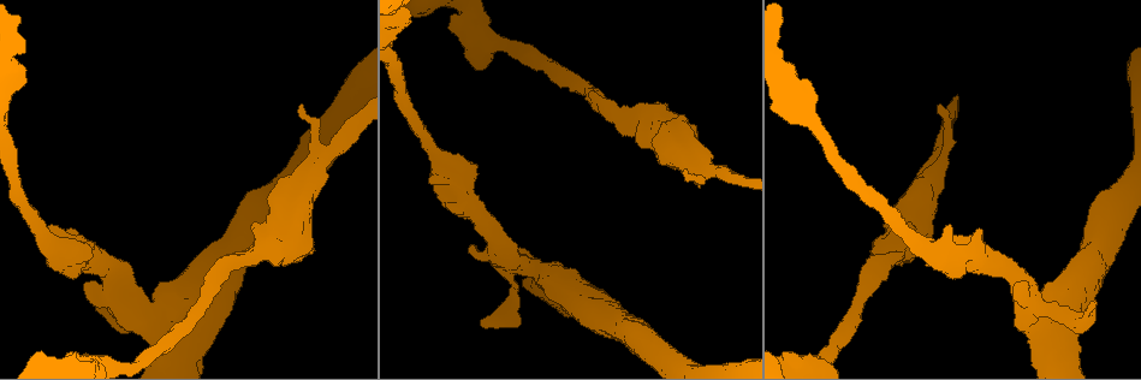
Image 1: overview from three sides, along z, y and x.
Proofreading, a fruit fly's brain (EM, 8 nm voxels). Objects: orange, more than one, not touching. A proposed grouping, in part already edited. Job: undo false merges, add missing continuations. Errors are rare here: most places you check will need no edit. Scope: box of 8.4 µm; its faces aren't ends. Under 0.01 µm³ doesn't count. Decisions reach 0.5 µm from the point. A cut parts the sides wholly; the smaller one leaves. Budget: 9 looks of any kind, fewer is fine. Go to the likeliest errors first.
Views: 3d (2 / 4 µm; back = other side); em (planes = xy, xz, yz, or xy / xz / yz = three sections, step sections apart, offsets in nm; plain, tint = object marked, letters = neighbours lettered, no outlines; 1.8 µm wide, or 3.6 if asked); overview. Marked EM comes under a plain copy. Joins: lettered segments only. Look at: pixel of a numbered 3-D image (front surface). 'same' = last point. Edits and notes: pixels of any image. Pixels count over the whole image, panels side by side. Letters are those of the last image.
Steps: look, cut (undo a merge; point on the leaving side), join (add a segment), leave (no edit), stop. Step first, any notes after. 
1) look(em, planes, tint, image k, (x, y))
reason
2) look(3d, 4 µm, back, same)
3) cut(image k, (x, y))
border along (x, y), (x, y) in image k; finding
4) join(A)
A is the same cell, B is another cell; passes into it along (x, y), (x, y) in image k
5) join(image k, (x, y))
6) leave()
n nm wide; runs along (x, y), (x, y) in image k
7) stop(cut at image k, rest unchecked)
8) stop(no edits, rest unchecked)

look(em, planes, letters, image 1, (941, 105))
branch stops here

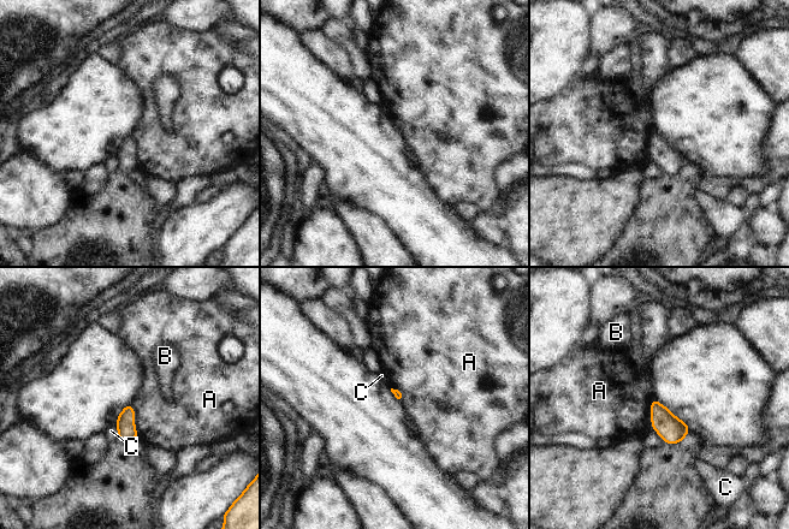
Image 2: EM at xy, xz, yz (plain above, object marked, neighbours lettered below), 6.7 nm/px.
leave()
A, B and C are other cells; border along (130, 403), (138, 438) in image 2; no lettered segment goes on from it

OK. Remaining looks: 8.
look(em, planes, letters, image 1, (487, 326))
an open end

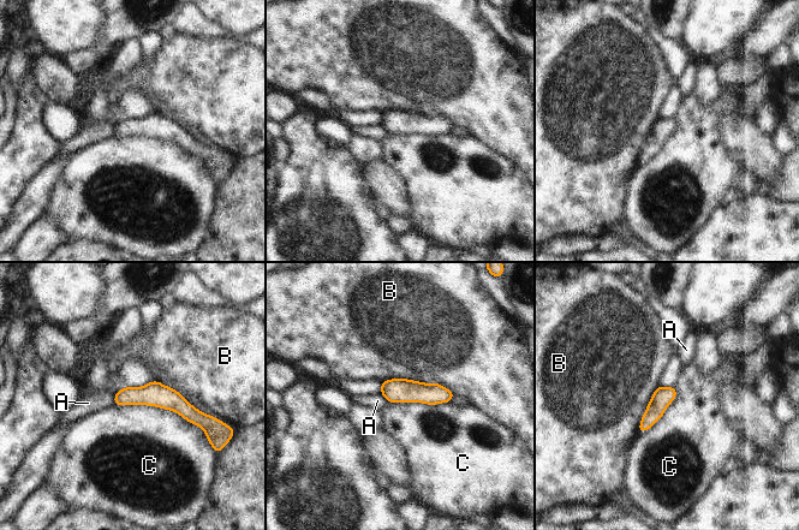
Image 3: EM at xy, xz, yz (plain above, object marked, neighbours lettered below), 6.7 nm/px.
leave()
140 nm wide; C touches over 650 nm; A, B and C are other cells; no lettered segment goes on from it

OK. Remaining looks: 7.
look(em, xy, step 16, letters, image 1, (979, 228))
thick end

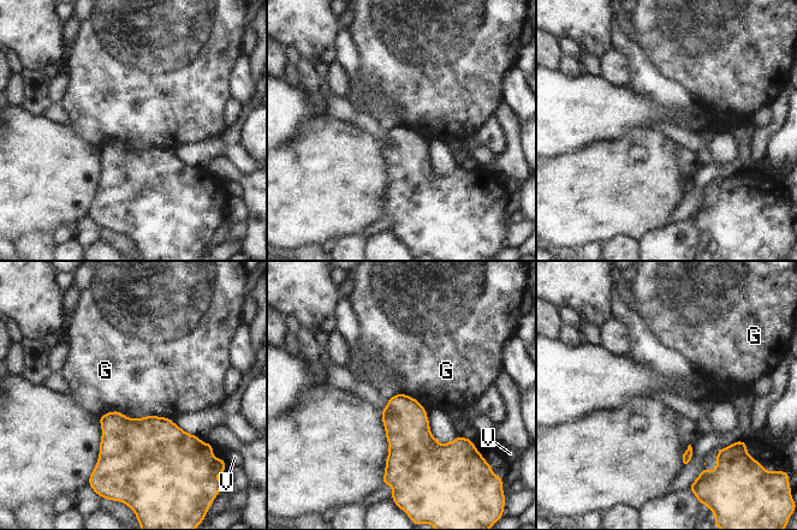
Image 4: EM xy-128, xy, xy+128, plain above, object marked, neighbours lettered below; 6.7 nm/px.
look(em, planes, letters, same)

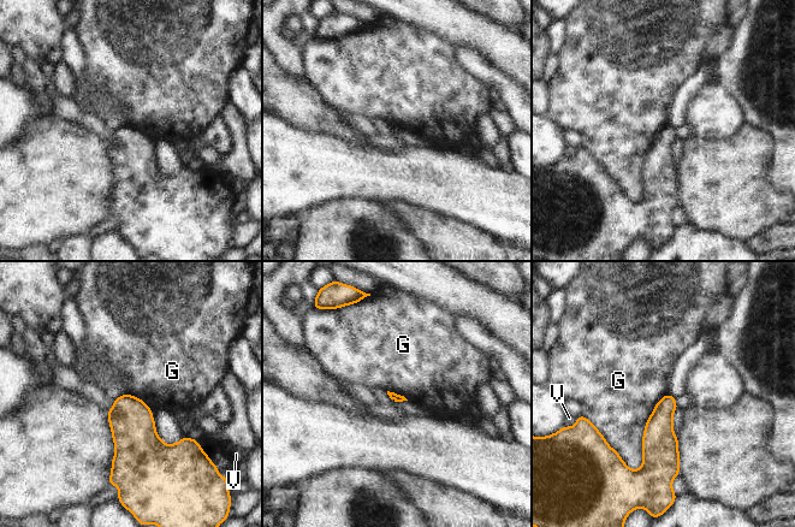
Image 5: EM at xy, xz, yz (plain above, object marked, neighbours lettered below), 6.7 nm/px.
leave()
G and V are other cells; border along (668, 394), (636, 469), (586, 419) in image 5; no lettered segment goes on from it

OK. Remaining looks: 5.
look(em, xy, step 4, tint, image 1, (473, 248))
free end

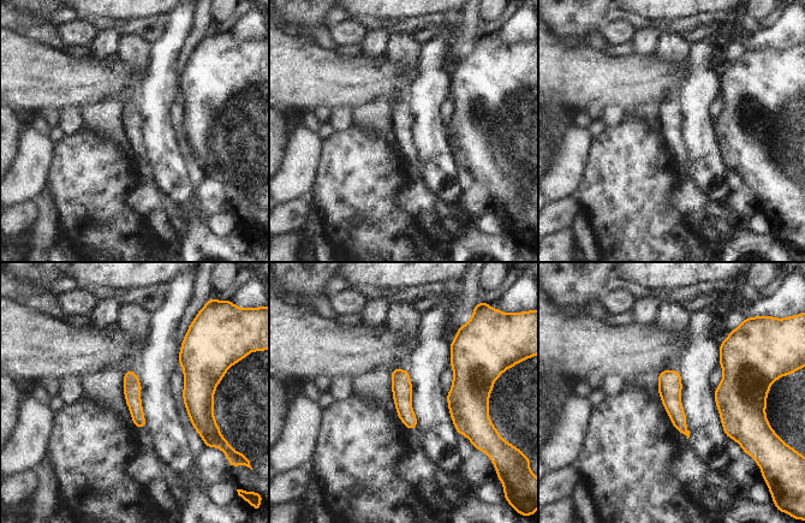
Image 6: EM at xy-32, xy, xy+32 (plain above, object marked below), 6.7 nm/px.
look(em, planes, tint, same)

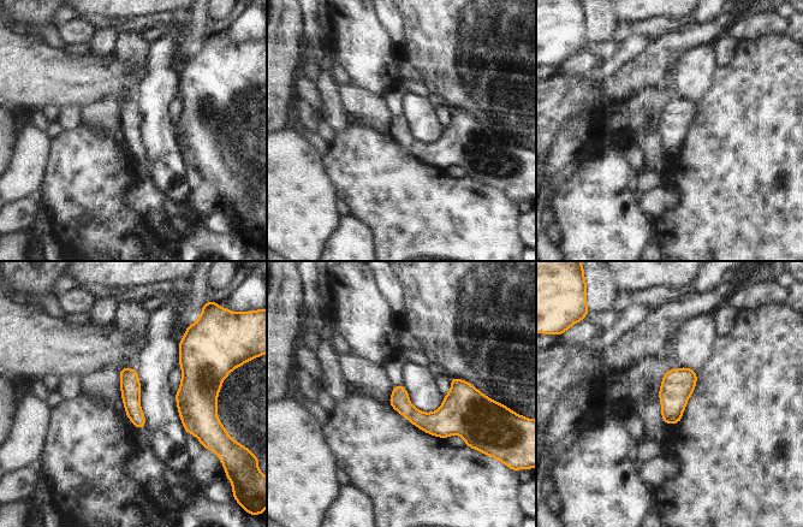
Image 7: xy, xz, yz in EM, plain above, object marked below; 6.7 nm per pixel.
look(em, planes, letters, same)

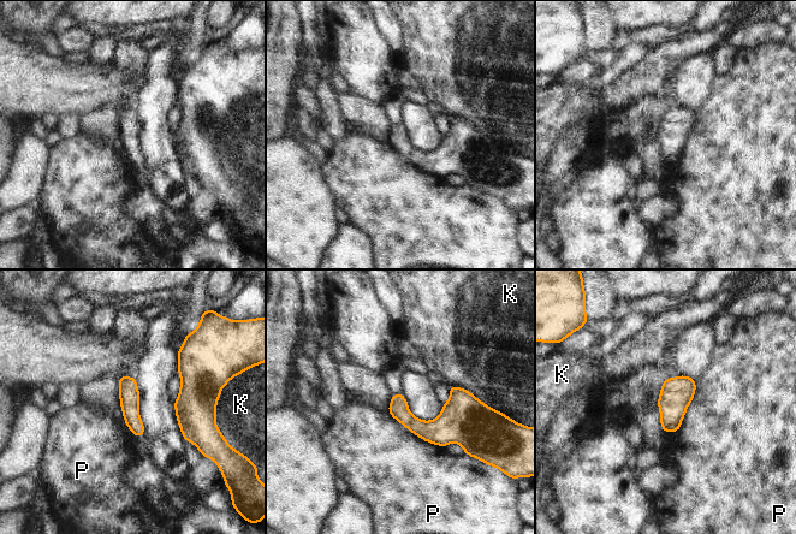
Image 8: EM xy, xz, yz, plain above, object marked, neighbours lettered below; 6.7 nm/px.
leave()
K and P are other cells; runs along (123, 379), (138, 433) in image 8; none of them fits

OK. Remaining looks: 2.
stop(no edits, rest unchecked)

